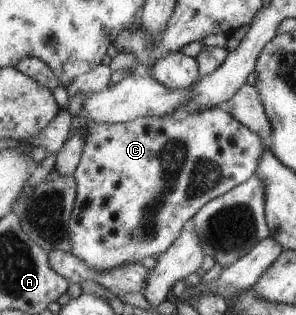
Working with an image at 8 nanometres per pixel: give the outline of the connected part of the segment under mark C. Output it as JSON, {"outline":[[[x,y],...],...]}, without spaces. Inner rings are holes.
{"outline":[[[225,106],[207,108],[203,110],[203,112],[195,112],[195,114],[188,114],[184,111],[179,111],[178,113],[173,113],[171,115],[166,115],[163,117],[139,117],[135,120],[123,122],[121,124],[115,123],[103,123],[103,122],[95,122],[95,120],[87,120],[87,118],[81,118],[81,116],[72,116],[73,117],[73,131],[71,132],[71,136],[73,136],[73,132],[77,132],[80,128],[85,128],[85,140],[87,140],[87,144],[85,144],[85,150],[83,150],[83,156],[77,170],[75,171],[75,180],[77,180],[77,200],[76,206],[74,208],[74,214],[70,220],[70,230],[71,230],[71,240],[73,240],[73,249],[72,252],[75,256],[78,256],[83,260],[83,262],[87,262],[89,266],[93,266],[93,268],[97,268],[97,270],[111,270],[111,268],[117,268],[118,266],[123,266],[123,264],[129,263],[139,263],[143,258],[147,258],[147,256],[152,256],[154,258],[160,257],[162,254],[165,254],[173,243],[182,235],[182,230],[185,226],[188,225],[189,222],[192,221],[192,218],[205,206],[207,203],[210,203],[211,200],[221,196],[222,194],[228,193],[232,188],[238,187],[240,184],[247,182],[255,173],[258,172],[259,164],[261,164],[261,159],[263,156],[263,152],[265,152],[265,148],[268,146],[267,141],[262,137],[257,136],[255,132],[253,132],[250,128],[247,128],[247,125],[241,124],[235,116],[233,116],[230,111]]]}

